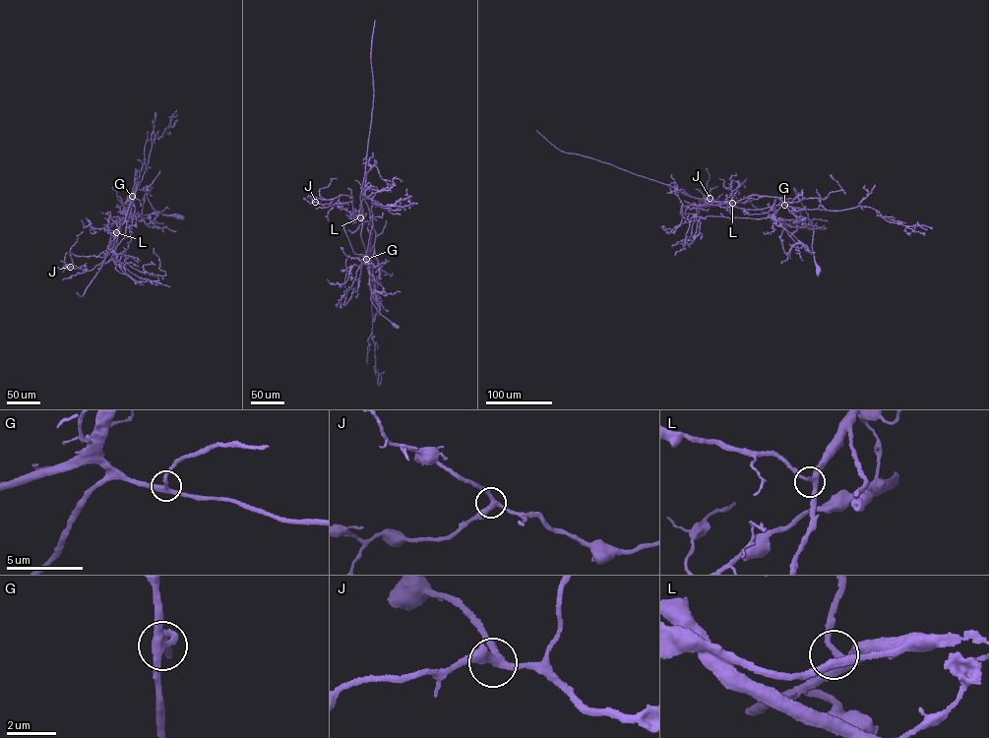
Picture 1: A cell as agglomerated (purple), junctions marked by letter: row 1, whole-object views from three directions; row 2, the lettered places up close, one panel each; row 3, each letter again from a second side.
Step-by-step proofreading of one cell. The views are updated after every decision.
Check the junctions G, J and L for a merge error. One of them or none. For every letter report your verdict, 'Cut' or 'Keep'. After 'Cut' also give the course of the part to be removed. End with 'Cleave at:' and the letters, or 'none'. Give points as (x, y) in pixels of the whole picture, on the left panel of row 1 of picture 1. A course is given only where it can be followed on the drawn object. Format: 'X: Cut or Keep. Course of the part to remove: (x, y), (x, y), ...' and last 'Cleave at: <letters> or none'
G: Keep
J: Keep
L: Keep
Cleave at: none

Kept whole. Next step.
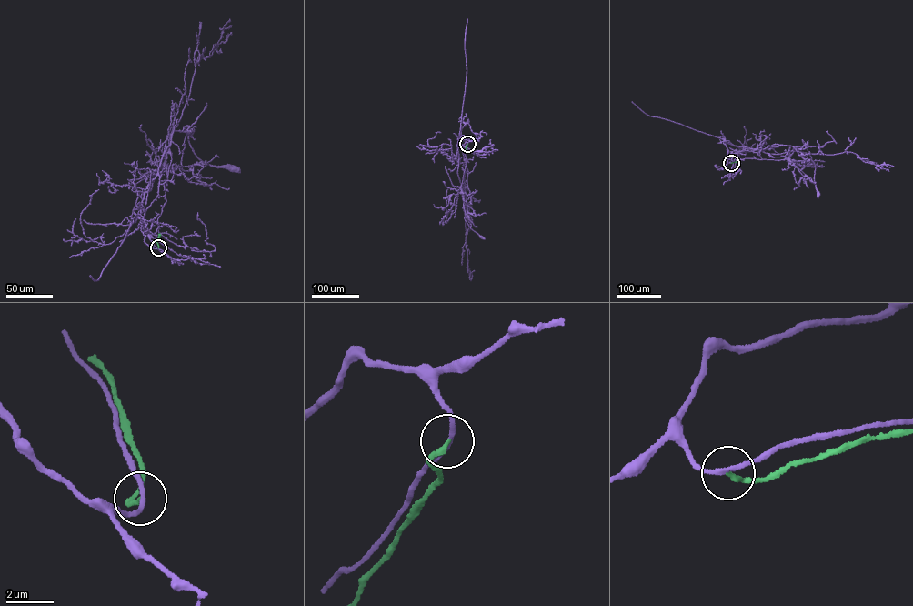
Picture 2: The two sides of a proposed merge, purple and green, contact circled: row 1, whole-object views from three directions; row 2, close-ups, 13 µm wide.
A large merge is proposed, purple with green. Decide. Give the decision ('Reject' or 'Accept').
Reject

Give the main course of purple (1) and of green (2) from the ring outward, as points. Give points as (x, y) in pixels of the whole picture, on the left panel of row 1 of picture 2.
1: (158, 247), (143, 220), (158, 194), (158, 168), (174, 130), (192, 129), (188, 141), (202, 161), (234, 167)
2: (158, 247), (156, 240), (161, 235)

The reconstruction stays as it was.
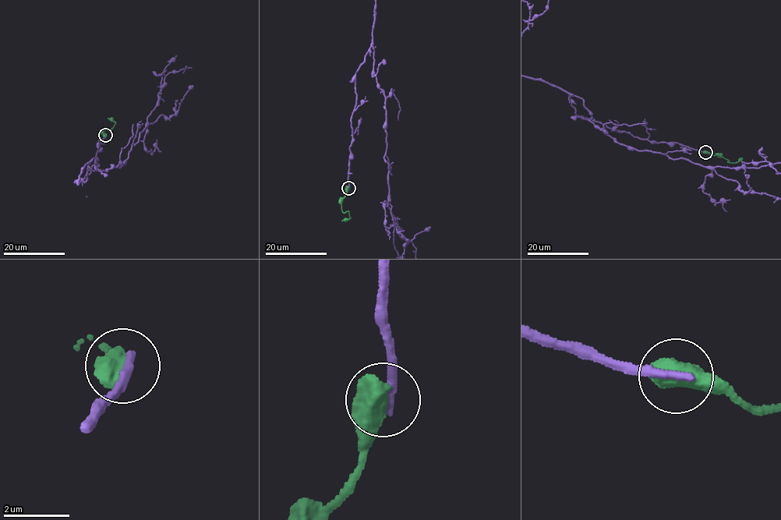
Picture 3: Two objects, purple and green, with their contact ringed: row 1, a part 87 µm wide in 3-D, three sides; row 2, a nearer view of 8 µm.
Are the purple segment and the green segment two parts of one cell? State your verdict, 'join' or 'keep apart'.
keep apart

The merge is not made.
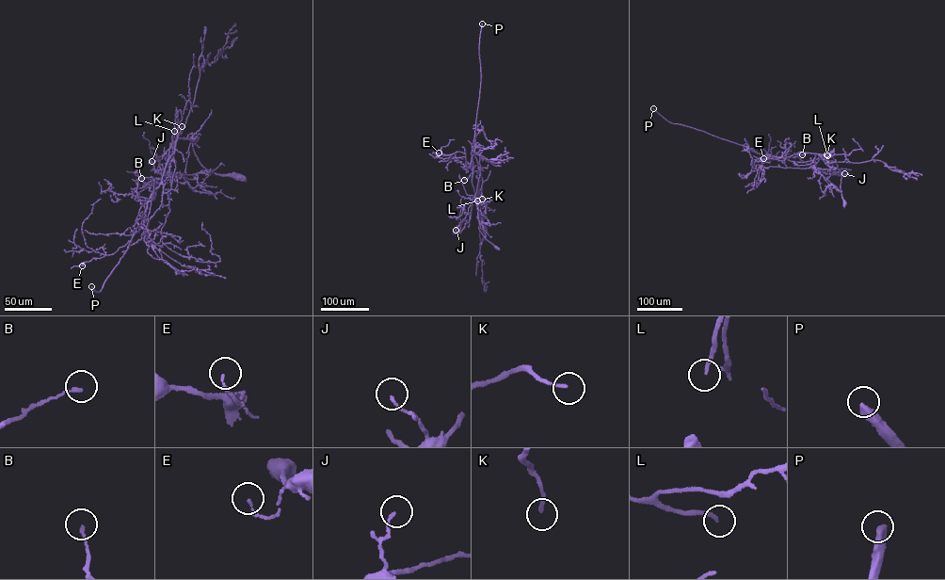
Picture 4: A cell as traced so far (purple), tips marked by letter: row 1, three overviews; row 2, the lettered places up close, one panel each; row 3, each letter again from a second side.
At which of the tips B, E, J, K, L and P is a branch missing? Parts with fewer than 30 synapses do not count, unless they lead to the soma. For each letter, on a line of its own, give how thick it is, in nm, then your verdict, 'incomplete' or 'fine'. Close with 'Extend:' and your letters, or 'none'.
B: 160 nm | fine
E: 110 nm | fine
J: 110 nm | fine
K: 130 nm | incomplete
L: 190 nm | incomplete
P: 440 nm | incomplete
Extend: K, L, P

